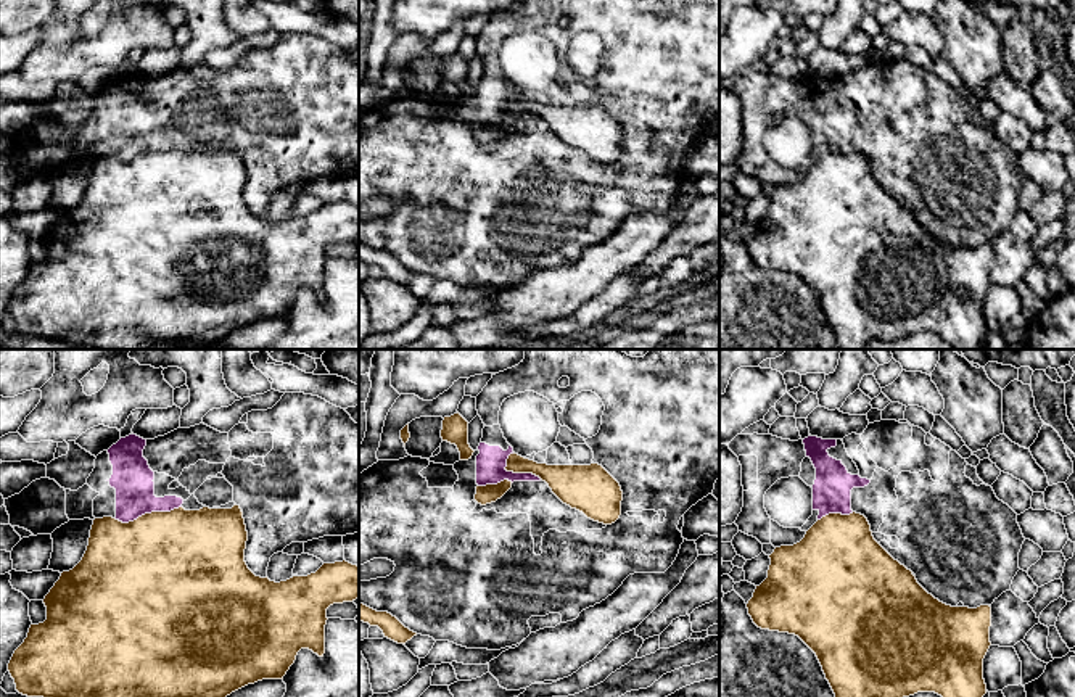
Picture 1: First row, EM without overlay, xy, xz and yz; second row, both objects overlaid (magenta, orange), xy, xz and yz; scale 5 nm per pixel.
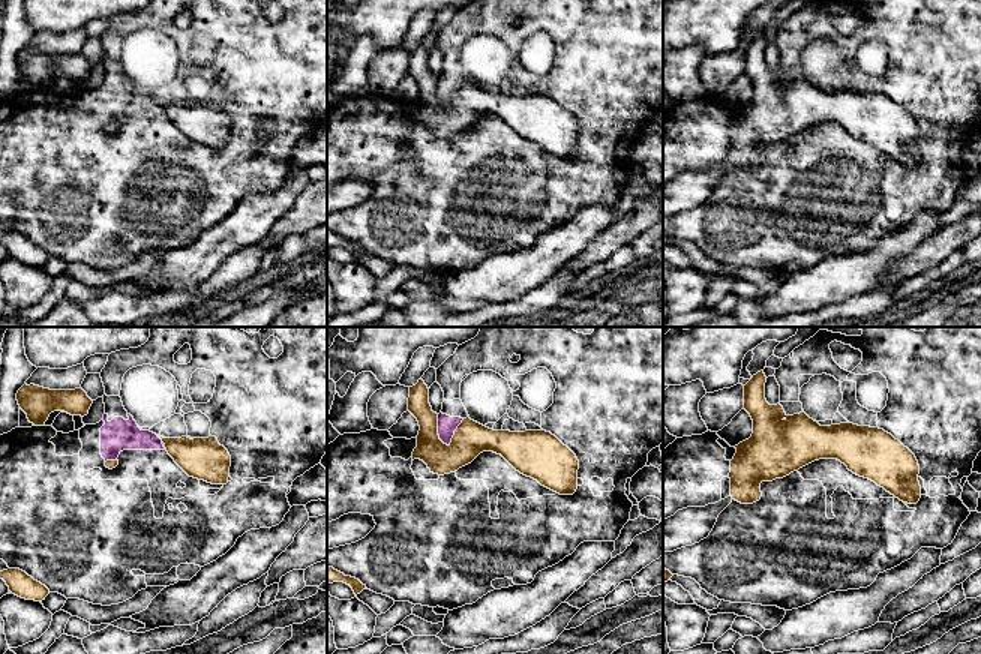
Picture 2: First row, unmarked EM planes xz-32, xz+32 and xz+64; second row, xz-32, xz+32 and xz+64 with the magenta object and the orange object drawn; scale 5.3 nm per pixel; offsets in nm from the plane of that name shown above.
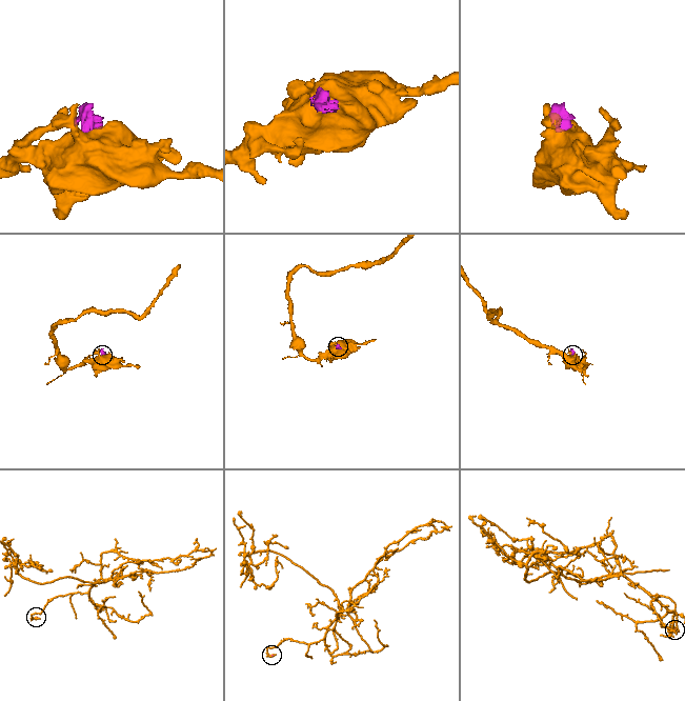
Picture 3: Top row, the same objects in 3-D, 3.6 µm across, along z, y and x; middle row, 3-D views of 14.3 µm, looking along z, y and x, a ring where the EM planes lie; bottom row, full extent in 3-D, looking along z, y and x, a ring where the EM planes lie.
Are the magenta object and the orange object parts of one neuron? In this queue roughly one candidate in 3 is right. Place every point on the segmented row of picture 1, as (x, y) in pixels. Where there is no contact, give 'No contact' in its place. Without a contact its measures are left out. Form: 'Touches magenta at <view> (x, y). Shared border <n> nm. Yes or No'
Touches magenta at xy (147, 512). Shared border 340 nm. No

